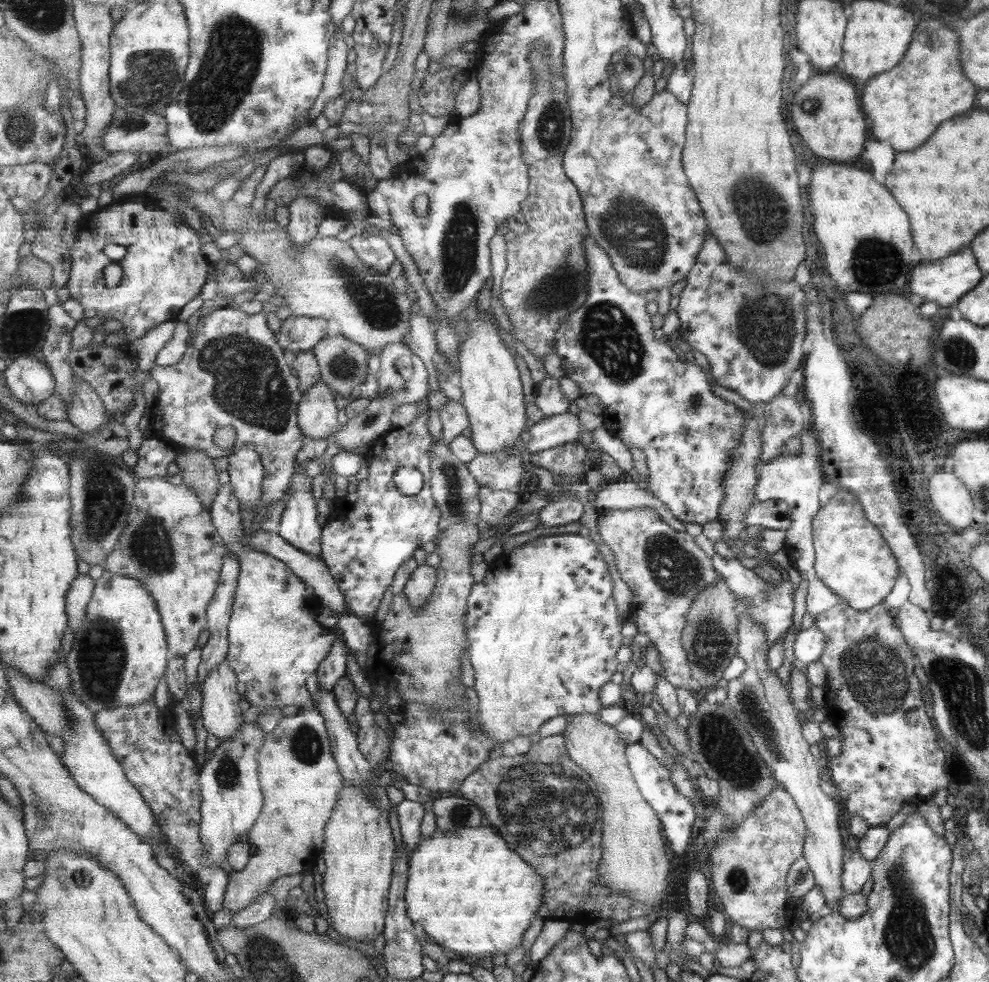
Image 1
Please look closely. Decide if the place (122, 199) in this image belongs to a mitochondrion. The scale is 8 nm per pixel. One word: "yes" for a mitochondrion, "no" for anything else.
no

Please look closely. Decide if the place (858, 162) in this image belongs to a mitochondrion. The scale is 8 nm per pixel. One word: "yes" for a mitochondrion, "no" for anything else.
no

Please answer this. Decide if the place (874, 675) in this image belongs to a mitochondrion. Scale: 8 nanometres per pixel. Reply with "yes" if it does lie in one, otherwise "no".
yes

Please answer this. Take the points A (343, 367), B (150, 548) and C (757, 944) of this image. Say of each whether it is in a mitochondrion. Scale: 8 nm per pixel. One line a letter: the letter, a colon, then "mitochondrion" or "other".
A: mitochondrion
B: mitochondrion
C: other

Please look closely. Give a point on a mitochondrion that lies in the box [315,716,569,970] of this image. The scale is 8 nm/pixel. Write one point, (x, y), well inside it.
(460, 813)

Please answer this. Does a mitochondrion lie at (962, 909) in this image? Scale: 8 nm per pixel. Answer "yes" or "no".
no

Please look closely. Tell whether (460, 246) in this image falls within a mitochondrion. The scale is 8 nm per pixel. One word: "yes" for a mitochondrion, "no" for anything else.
yes

